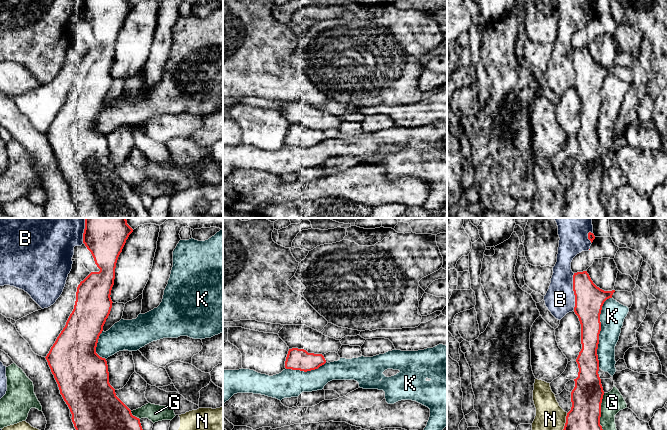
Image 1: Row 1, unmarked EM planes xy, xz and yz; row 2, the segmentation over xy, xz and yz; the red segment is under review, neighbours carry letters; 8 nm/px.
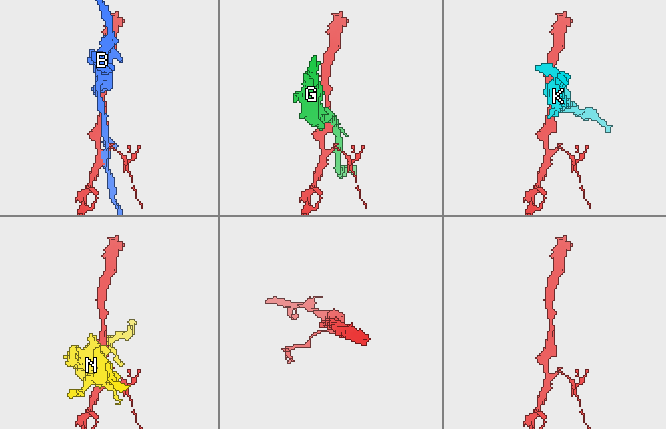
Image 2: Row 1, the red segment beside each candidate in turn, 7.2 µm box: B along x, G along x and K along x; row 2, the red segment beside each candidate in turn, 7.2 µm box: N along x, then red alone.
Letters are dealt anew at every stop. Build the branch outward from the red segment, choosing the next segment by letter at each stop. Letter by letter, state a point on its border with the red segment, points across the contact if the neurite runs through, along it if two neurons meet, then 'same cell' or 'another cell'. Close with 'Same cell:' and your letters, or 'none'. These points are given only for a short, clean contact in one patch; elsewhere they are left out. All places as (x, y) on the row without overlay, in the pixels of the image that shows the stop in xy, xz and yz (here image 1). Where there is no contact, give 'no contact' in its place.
B: yz (574, 68) | another cell
G: yz (600, 192) | another cell
K: yz (600, 106) | another cell
N: yz (564, 203) | another cell
Same cell: none

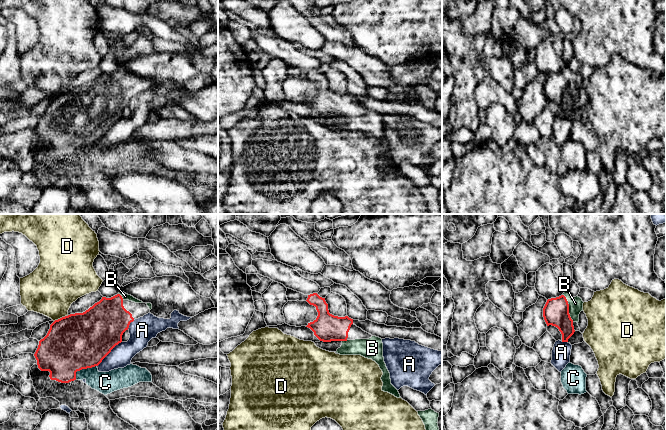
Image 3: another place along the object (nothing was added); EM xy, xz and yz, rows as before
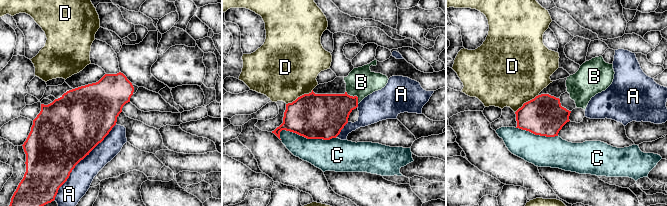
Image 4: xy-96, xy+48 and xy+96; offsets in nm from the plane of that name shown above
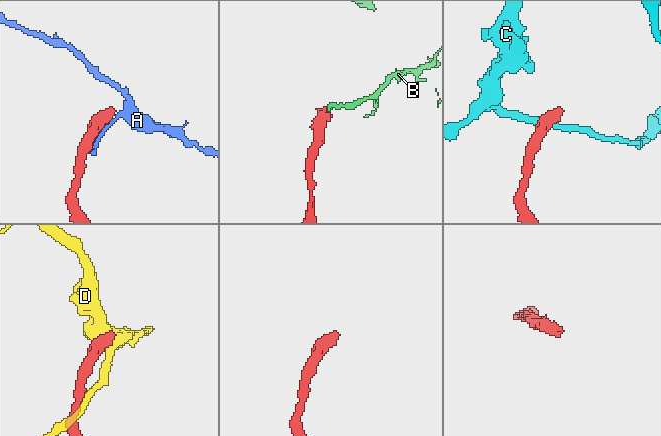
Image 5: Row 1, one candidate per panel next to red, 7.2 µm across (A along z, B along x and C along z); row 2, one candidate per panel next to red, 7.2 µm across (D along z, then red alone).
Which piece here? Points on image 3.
A: xy (109, 128) | another cell
B: yz (568, 84) | across yz (556, 86), (568, 84), (575, 79) | same cell
C: xy (82, 144) | another cell
D: xy (62, 93) | another cell
Same cell: B

